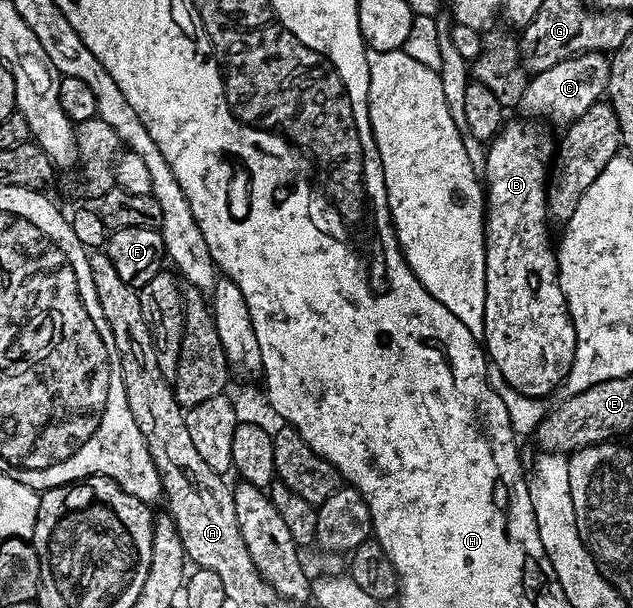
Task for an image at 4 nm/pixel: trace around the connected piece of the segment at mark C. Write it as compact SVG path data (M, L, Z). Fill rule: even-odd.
M586 51L583 55L574 55L570 59L560 61L552 65L552 69L544 69L537 72L527 82L524 89L524 97L518 102L517 110L523 111L523 116L534 117L530 115L543 115L546 119L551 119L554 123L569 125L579 119L593 103L599 102L606 95L606 86L610 80L610 61L601 51Z

